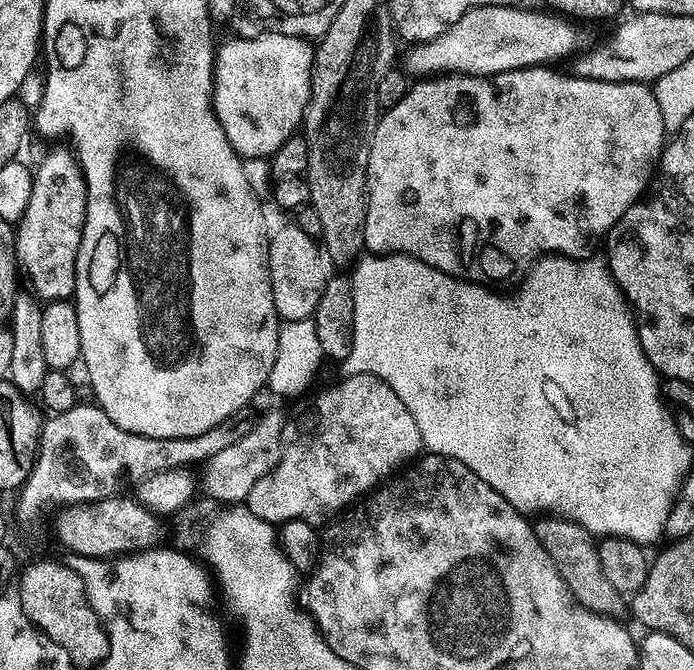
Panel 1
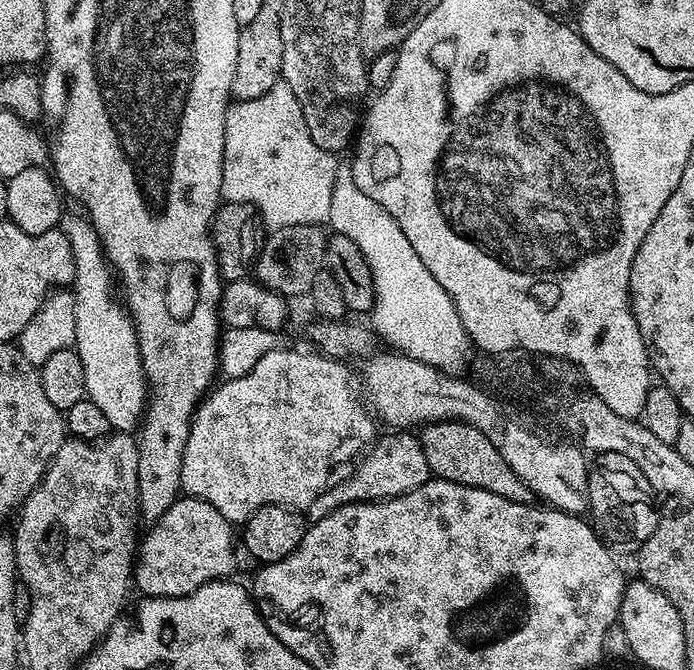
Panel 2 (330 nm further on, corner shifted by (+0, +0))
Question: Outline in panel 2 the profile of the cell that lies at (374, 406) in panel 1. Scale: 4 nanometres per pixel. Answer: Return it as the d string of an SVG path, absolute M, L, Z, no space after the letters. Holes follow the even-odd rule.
M392 430L387 434L389 436L381 435L363 453L362 459L359 461L361 464L353 470L352 477L345 484L340 484L337 488L332 486L321 492L320 497L306 509L306 516L309 521L326 518L326 514L338 510L343 504L387 500L390 496L401 496L403 492L414 490L427 482L430 473L426 454L422 454L419 439L408 430Z

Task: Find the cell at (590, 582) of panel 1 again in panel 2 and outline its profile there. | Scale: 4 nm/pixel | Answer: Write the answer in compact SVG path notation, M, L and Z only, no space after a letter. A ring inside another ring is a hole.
M439 420L436 424L423 425L419 429L418 439L422 454L426 454L429 473L435 479L486 490L510 502L529 503L530 493L522 478L518 478L518 474L506 466L506 458L494 450L494 442L490 442L482 430L474 430L474 426L464 424L461 420Z

